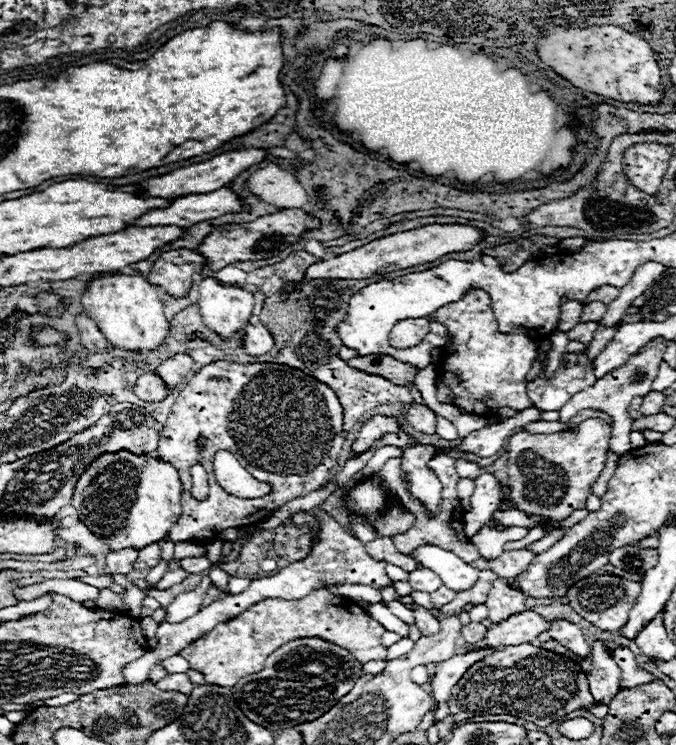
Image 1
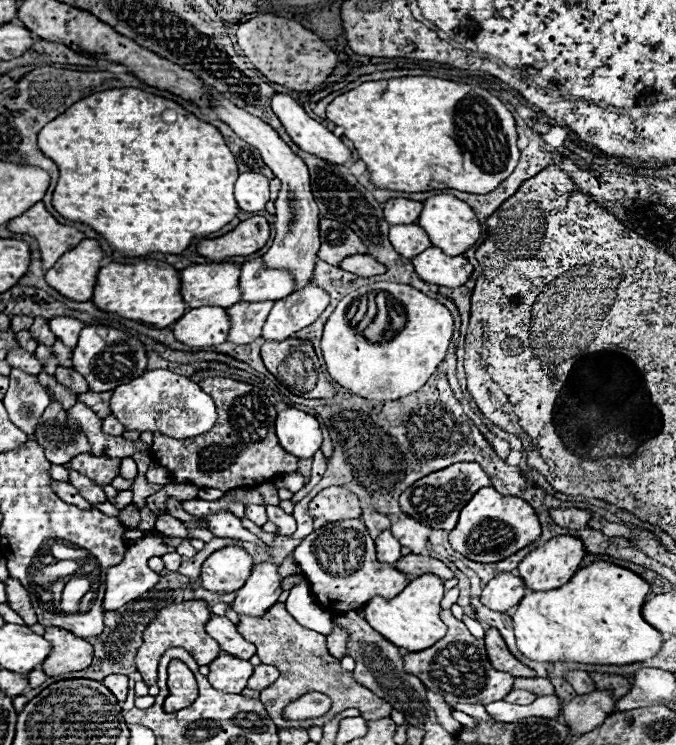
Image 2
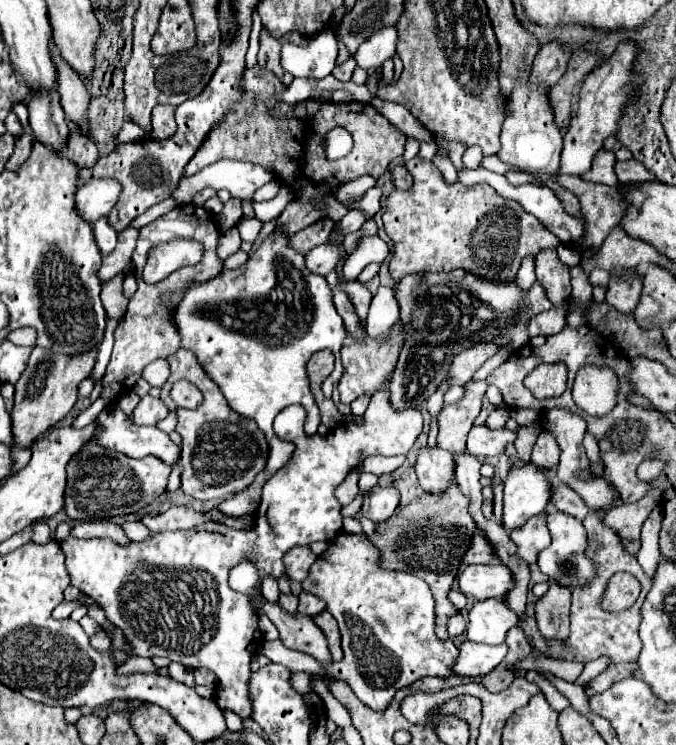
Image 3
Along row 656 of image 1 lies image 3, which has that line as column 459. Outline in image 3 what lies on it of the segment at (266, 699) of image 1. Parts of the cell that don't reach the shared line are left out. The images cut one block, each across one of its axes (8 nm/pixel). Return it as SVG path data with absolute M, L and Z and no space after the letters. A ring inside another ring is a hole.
M462 268L452 272L408 274L394 286L394 298L400 306L400 324L404 332L404 346L390 380L390 396L394 408L412 408L424 404L436 392L438 384L448 376L452 360L470 346L492 342L496 346L512 346L512 350L522 348L528 342L528 320L552 308L552 302L548 300L546 290L538 280L528 292L522 292L522 288L516 284L516 278L486 280Z

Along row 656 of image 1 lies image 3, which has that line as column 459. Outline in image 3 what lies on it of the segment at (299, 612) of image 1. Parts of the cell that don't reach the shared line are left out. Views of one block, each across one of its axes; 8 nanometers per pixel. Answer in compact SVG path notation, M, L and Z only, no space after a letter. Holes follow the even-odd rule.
M412 158L405 164L407 170L413 175L413 184L410 190L392 190L390 196L386 196L384 202L384 230L394 242L394 252L402 254L402 260L390 262L390 274L398 282L402 276L412 272L450 272L452 268L464 268L484 278L498 278L498 280L510 280L516 276L518 266L524 256L536 256L536 252L544 248L556 248L560 240L552 232L548 232L542 222L524 212L520 204L514 204L512 200L504 200L496 196L496 192L486 186L478 184L474 188L466 188L462 184L446 184L440 170L422 158ZM482 344L482 346L474 346L464 350L462 354L456 356L456 360L452 362L452 368L448 372L448 378L452 380L452 386L464 386L474 372L498 350L498 346L494 344Z

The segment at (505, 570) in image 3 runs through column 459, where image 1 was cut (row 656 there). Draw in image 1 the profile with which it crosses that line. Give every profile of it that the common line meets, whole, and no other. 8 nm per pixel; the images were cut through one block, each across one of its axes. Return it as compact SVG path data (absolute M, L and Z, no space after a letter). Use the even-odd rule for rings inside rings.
M552 620L548 634L558 640L560 644L564 644L576 658L584 658L590 654L590 644L586 642L582 630L568 620Z

